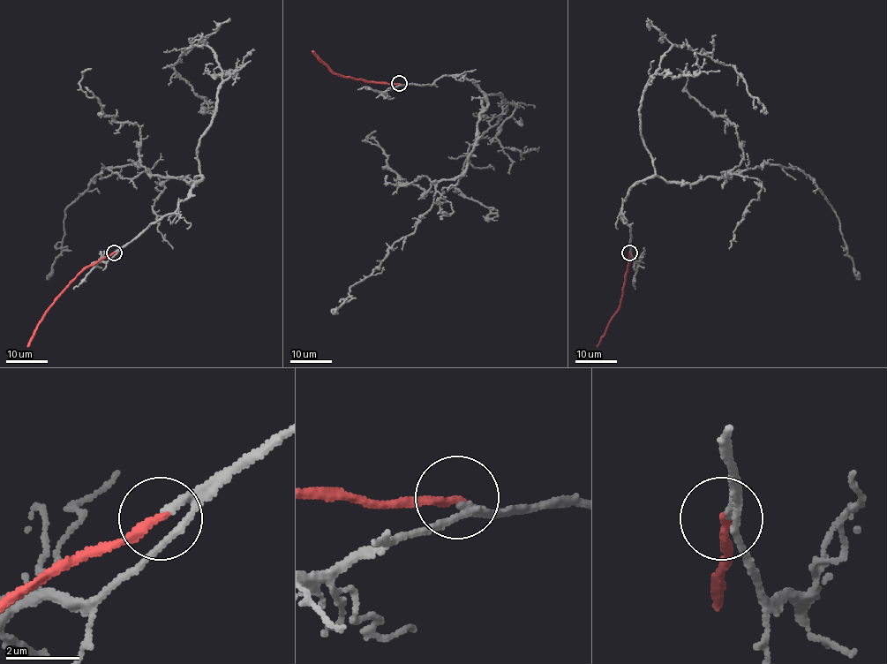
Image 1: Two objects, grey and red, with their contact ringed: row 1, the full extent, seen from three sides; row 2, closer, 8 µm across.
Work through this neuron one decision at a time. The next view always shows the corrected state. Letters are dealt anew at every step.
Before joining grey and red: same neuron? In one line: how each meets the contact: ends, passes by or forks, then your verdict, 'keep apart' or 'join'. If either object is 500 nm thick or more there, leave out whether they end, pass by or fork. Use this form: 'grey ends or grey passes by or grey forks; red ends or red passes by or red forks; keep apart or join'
grey ends; red ends; join

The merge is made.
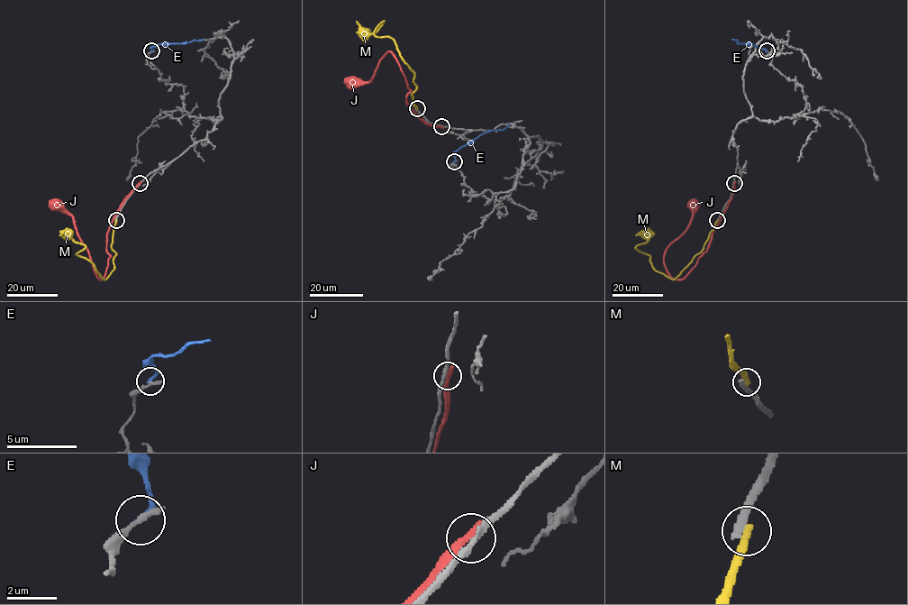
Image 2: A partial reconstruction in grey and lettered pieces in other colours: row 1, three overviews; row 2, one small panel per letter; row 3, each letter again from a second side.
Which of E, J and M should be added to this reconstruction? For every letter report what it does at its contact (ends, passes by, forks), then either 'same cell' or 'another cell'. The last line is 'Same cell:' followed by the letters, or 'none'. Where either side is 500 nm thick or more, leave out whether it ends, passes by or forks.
E: it ends | another cell
J: it ends | another cell
M: it ends | another cell
Same cell: none

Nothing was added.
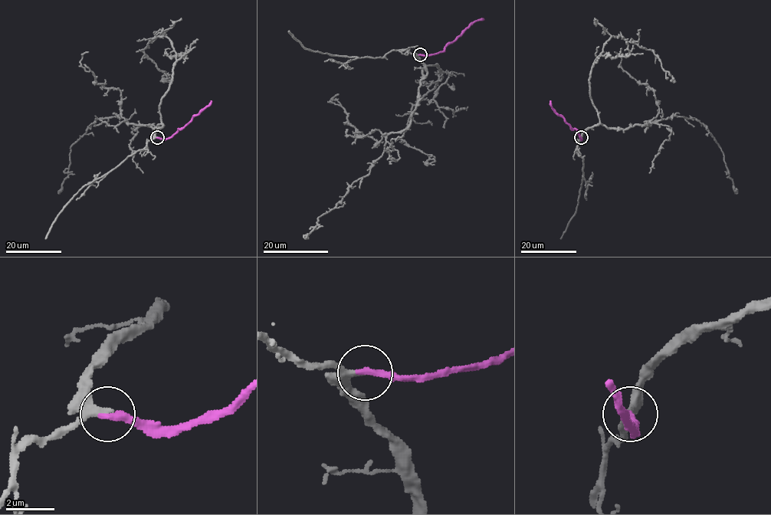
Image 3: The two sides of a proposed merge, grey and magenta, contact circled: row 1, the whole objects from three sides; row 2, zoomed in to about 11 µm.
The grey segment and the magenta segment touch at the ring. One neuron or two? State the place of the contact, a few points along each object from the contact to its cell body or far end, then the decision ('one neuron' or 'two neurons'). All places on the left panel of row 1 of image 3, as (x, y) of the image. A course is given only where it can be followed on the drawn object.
(157, 137) | grey via (157, 137), (162, 125), (153, 129), (118, 116), (96, 119), (70, 149), (59, 193) | magenta via (157, 137), (171, 137), (211, 100) | one neuron

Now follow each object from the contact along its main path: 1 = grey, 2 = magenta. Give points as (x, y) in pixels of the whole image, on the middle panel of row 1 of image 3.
1: (419, 55), (426, 75), (411, 123), (387, 136), (384, 152), (368, 174), (355, 180), (304, 237)
2: (419, 55), (431, 55), (442, 50), (475, 21), (483, 19)

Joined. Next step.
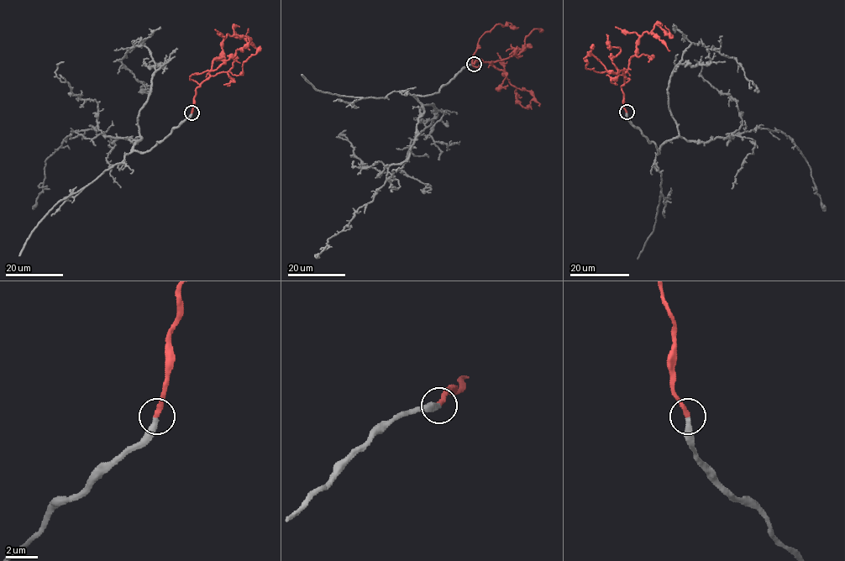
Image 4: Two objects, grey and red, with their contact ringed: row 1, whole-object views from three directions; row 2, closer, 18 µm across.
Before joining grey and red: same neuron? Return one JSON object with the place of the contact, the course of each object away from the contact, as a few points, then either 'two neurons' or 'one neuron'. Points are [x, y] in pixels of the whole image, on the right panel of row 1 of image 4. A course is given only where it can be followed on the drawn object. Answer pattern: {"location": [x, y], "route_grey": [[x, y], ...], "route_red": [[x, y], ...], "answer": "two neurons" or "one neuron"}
{"location": [627, 112], "route_grey": [[627, 112], [627, 120], [658, 152], [674, 138], [708, 142], [758, 128], [781, 131], [807, 163], [824, 211]], "route_red": [[627, 112], [621, 86], [628, 60], [635, 54], [637, 39], [655, 24], [669, 35], [664, 26]], "answer": "one neuron"}

